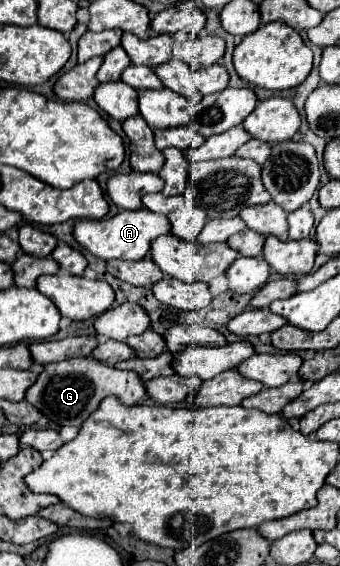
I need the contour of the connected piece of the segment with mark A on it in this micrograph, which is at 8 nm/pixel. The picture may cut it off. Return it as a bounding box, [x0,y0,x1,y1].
[74,208,170,260]

